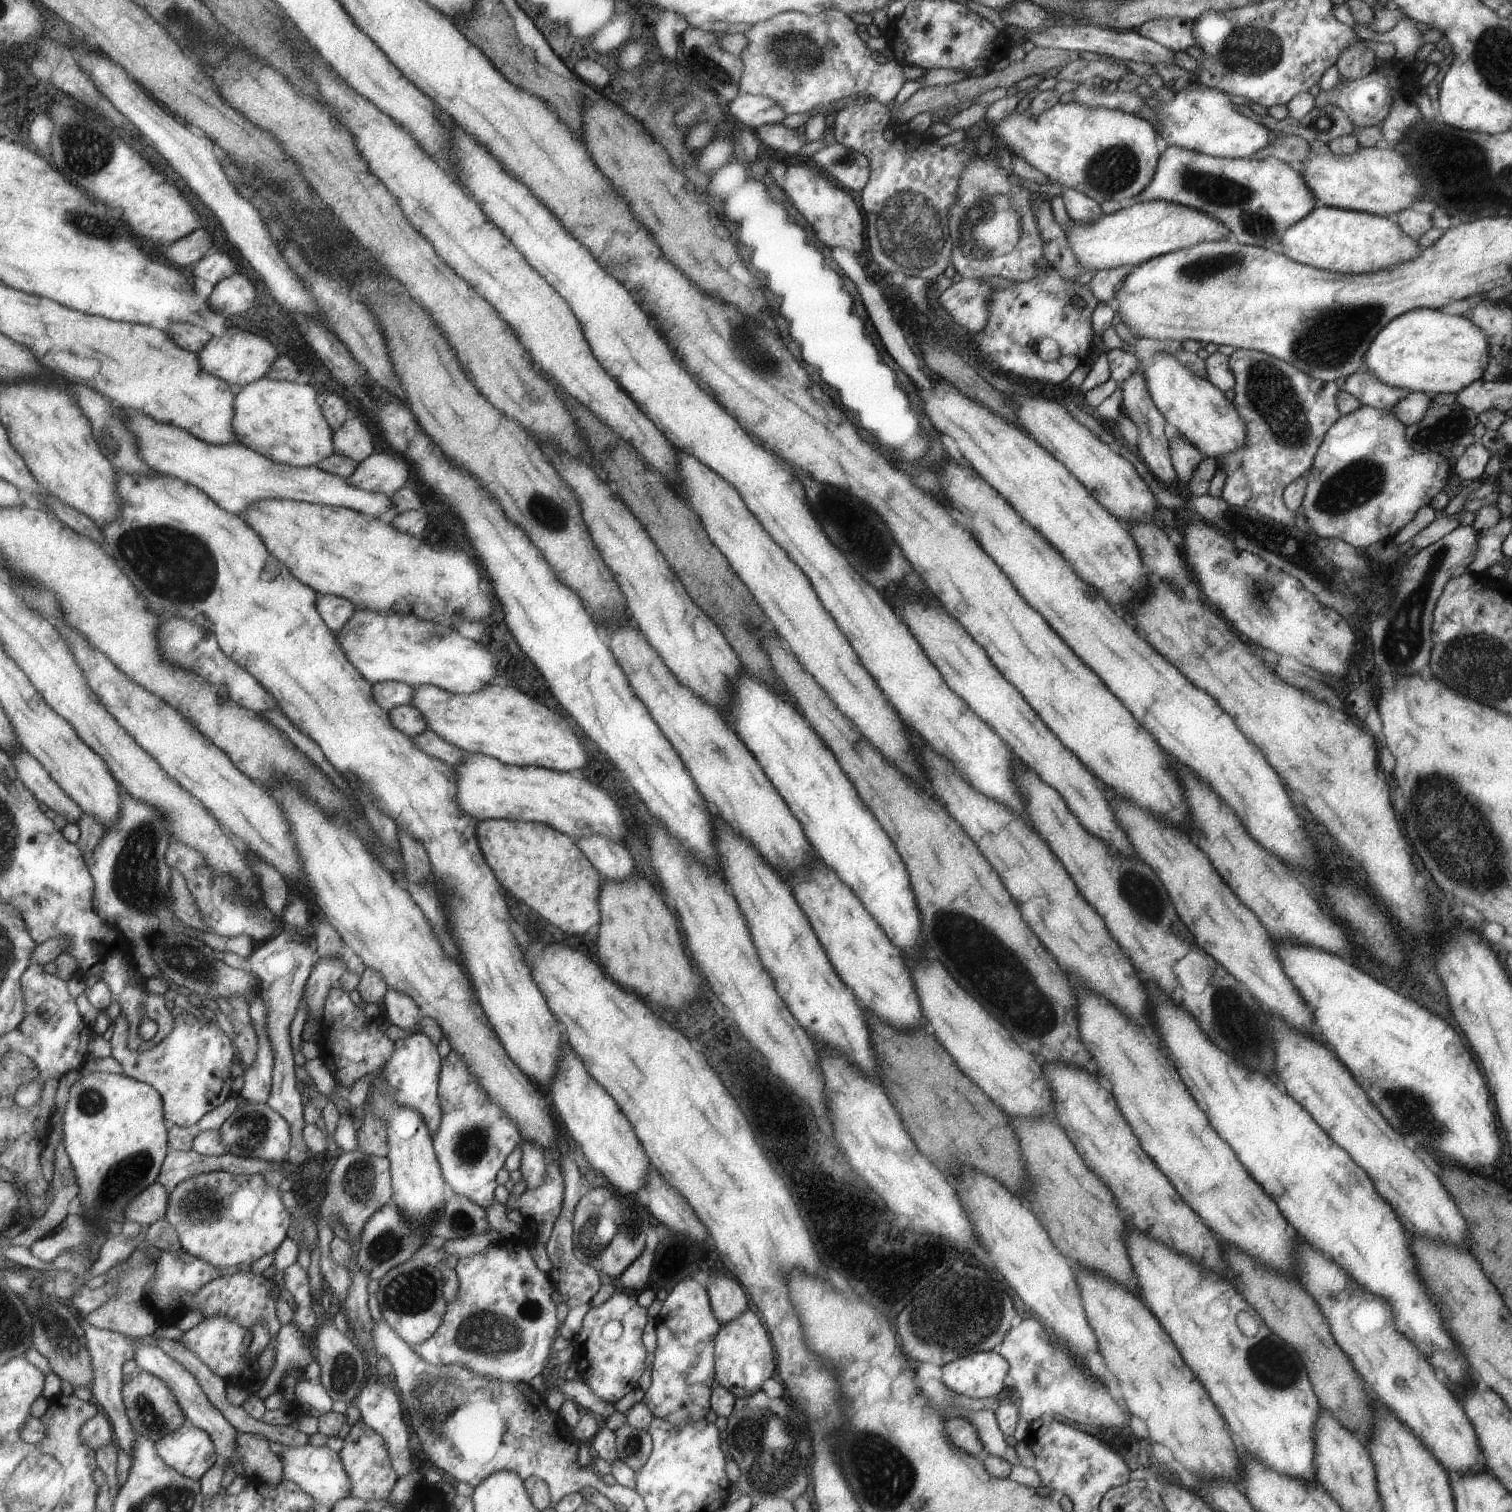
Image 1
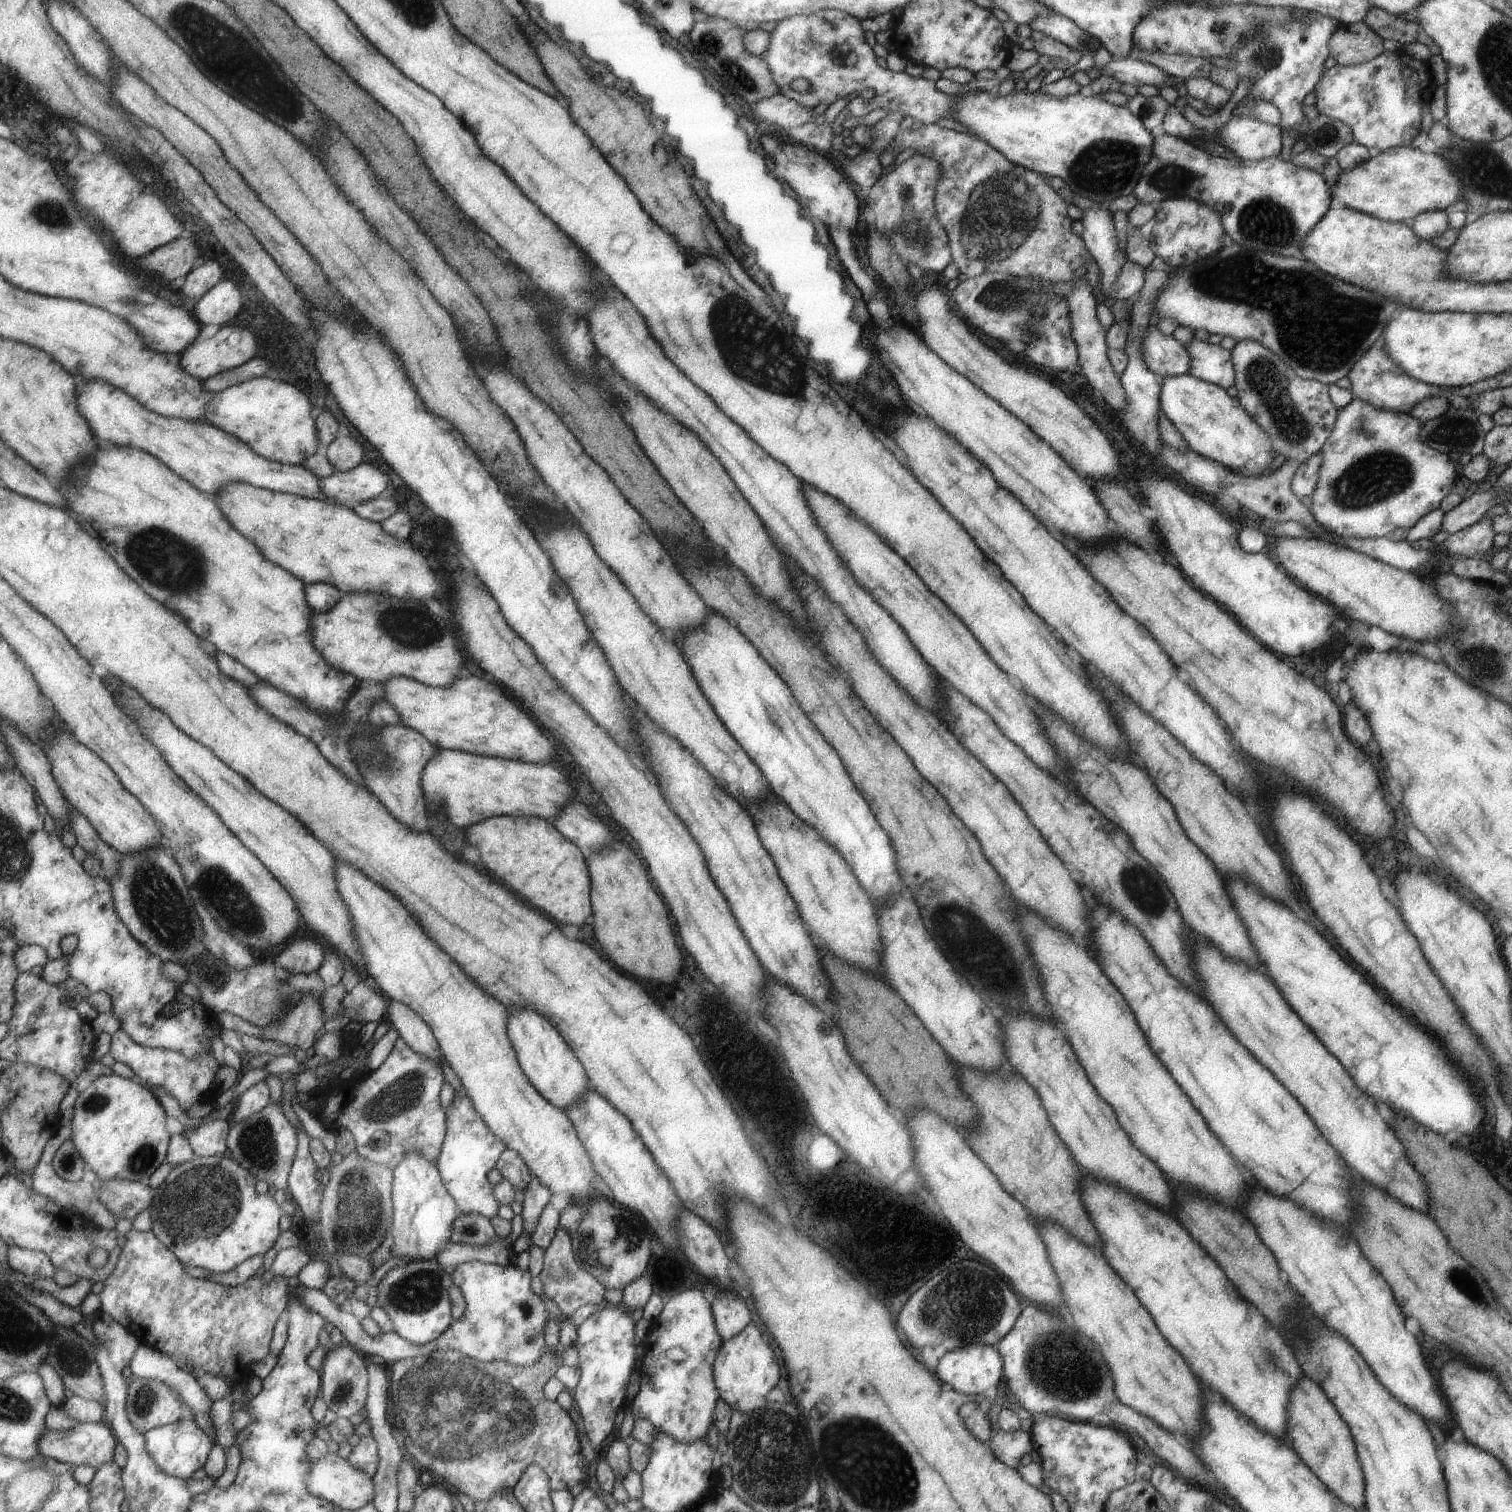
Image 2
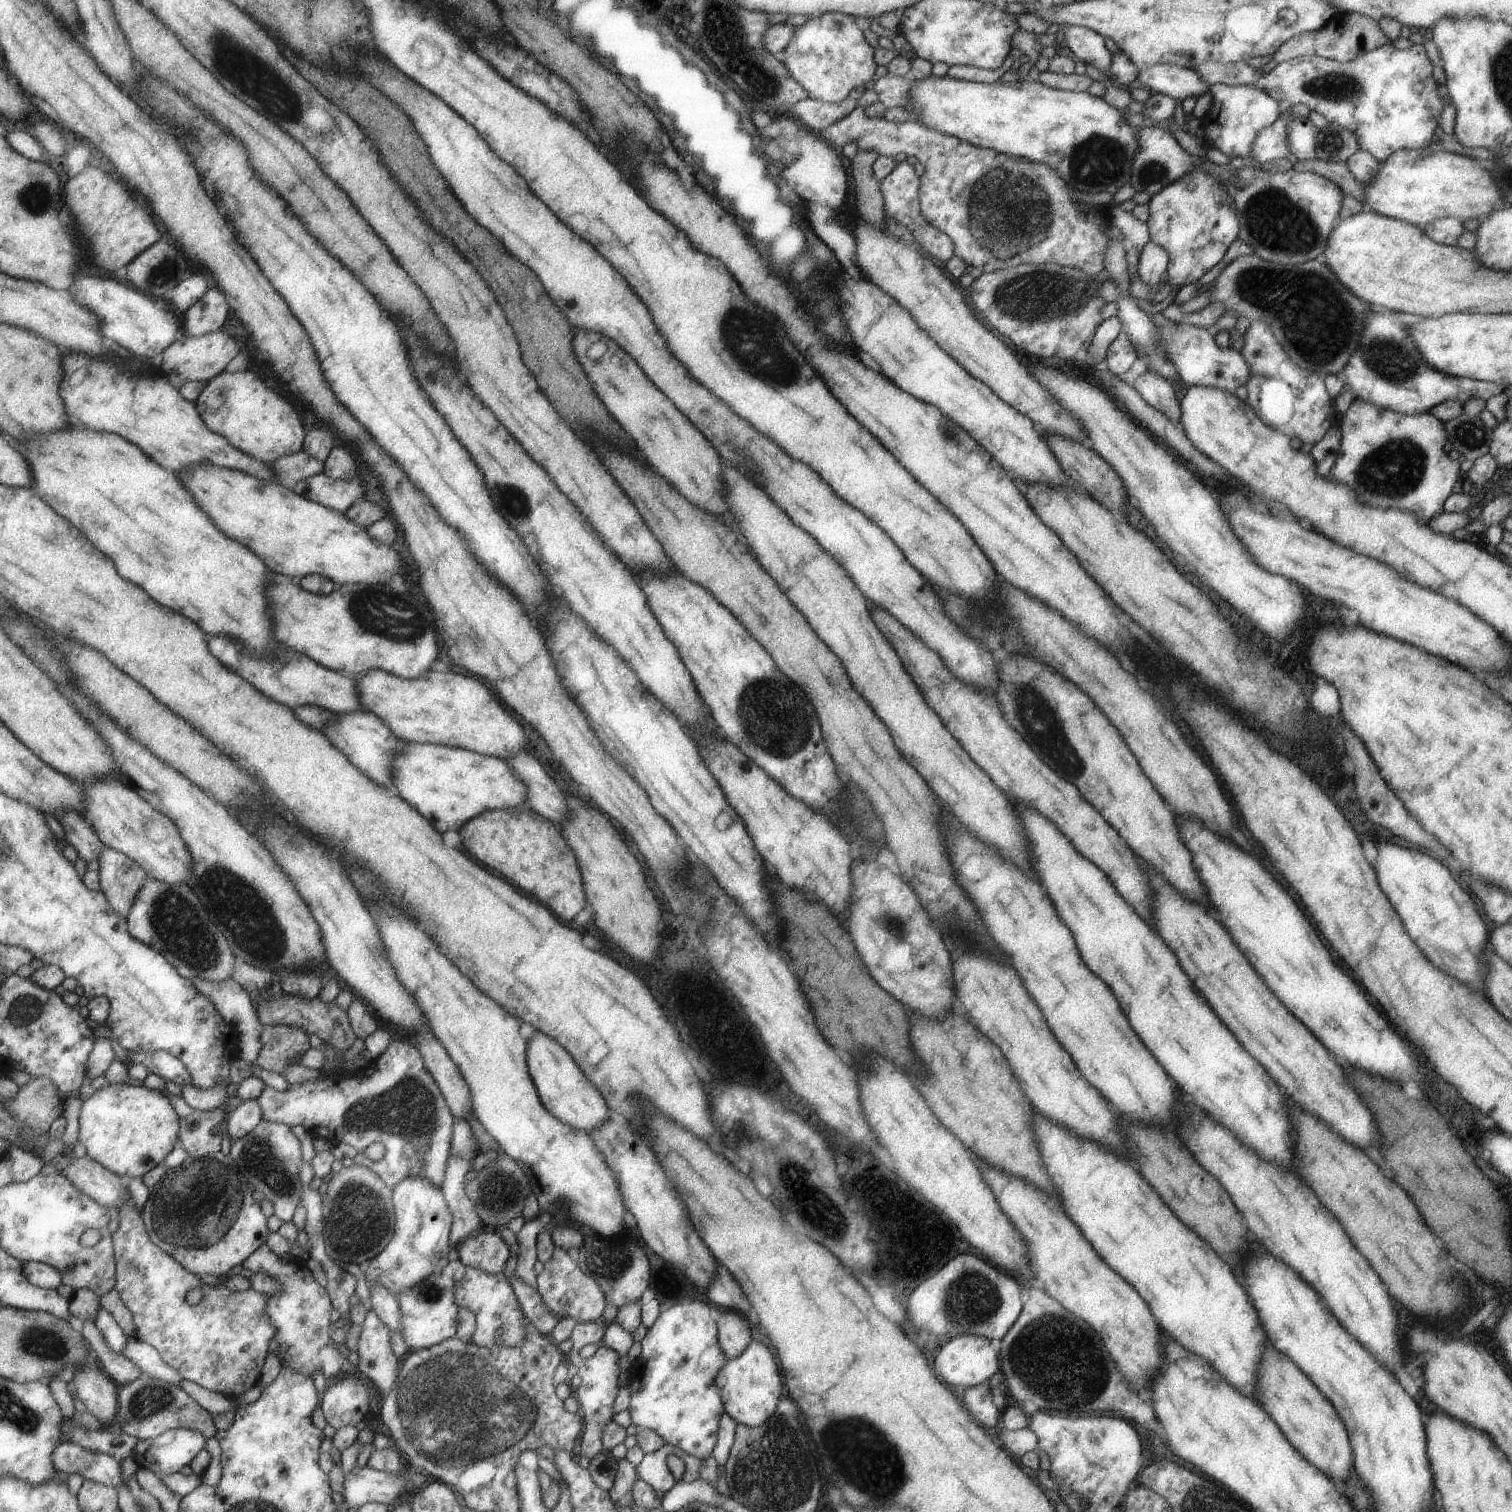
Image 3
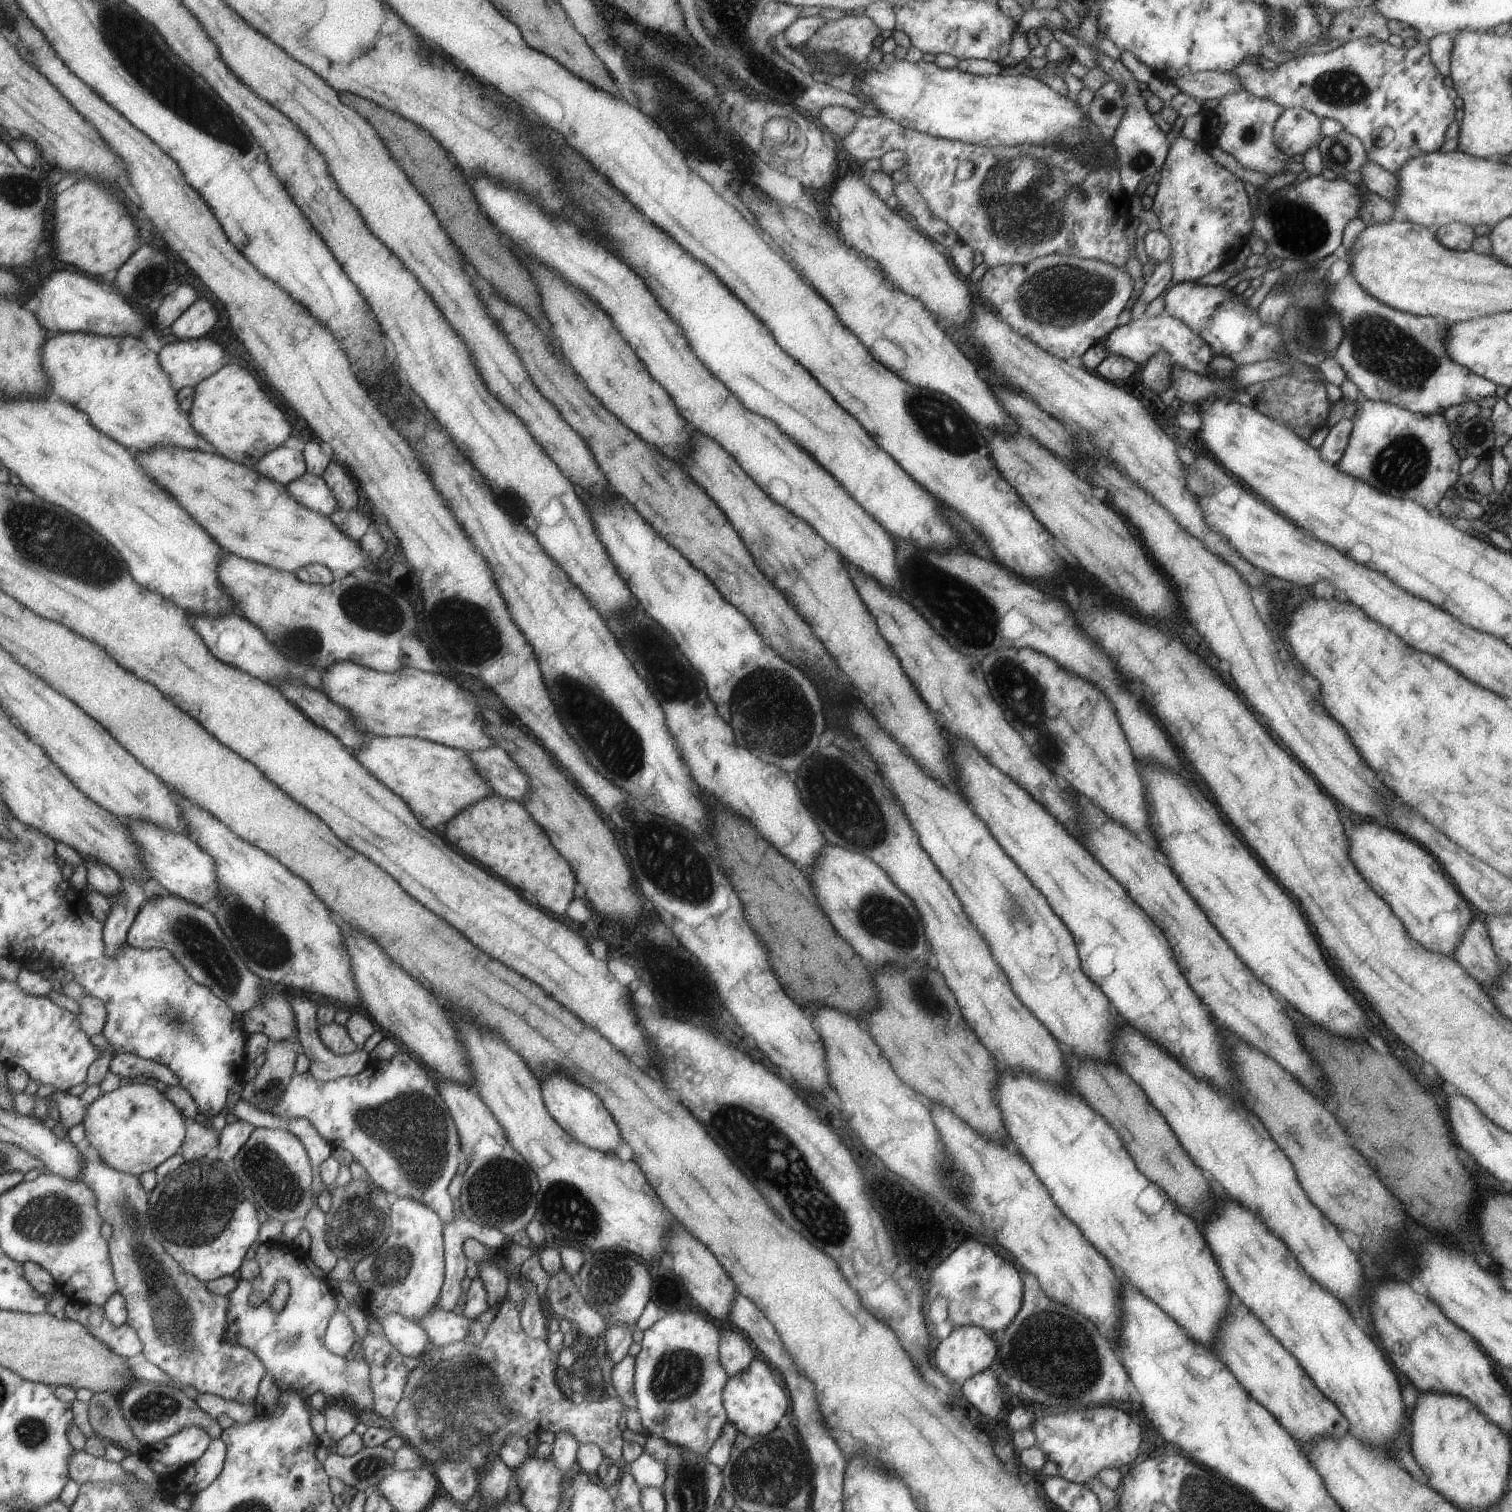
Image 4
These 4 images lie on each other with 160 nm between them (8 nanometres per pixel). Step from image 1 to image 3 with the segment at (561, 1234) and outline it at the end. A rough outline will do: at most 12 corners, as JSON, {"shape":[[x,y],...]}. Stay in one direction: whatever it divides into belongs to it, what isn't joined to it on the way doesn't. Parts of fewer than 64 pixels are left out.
{"shape":[[563,1249],[536,1275],[536,1291],[558,1318],[603,1321],[606,1300]]}

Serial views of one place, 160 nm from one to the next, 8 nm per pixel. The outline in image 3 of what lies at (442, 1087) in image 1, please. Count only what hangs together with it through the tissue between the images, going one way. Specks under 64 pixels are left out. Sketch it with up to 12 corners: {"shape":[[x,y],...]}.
{"shape":[[448,1156],[440,1186],[452,1247],[484,1228],[464,1191],[471,1160]]}

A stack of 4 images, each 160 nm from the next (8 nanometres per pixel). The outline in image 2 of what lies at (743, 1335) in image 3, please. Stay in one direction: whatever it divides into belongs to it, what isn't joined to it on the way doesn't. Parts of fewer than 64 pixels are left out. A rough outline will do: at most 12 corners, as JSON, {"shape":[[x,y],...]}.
{"shape":[[716,1292],[710,1305],[722,1342],[751,1321],[744,1301]]}

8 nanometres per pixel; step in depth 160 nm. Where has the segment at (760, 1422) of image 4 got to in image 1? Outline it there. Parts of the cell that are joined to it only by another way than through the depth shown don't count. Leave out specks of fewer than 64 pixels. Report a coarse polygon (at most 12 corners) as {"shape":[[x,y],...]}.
{"shape":[[751,1310],[714,1336],[714,1378],[736,1399],[776,1375]]}

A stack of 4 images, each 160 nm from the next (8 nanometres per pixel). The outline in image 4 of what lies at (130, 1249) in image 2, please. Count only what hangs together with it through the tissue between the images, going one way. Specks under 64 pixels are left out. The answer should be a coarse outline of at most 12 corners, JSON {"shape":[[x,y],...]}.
{"shape":[[83,1157],[127,1323],[179,1385],[255,1405],[268,1372],[157,1238],[139,1176]]}

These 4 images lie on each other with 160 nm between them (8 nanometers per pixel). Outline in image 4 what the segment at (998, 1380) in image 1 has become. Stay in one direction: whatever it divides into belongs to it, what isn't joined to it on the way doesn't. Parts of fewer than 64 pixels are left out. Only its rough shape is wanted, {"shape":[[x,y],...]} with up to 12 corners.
{"shape":[[958,1326],[933,1362],[960,1383],[989,1367],[998,1345],[982,1328]]}

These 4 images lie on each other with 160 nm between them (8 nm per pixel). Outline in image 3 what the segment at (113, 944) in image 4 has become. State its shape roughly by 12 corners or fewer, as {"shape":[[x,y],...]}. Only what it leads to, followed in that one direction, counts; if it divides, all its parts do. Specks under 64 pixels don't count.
{"shape":[[107,846],[99,866],[102,890],[128,918],[148,872]]}

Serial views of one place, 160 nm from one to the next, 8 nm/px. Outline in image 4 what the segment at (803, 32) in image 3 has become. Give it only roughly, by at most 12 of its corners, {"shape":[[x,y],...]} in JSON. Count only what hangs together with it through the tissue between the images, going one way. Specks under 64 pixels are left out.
{"shape":[[864,12],[829,21],[799,53],[863,64],[881,29]]}

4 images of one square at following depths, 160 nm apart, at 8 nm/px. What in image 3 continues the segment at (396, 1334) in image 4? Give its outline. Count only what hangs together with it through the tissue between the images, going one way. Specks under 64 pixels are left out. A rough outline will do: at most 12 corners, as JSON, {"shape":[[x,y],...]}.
{"shape":[[369,1286],[373,1310],[391,1331],[404,1331],[397,1295]]}

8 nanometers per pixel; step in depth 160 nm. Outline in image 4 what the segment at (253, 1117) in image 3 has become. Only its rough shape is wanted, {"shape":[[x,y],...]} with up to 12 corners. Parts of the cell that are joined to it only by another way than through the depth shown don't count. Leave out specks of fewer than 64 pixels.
{"shape":[[241,1120],[220,1132],[217,1159],[232,1164],[255,1127]]}

